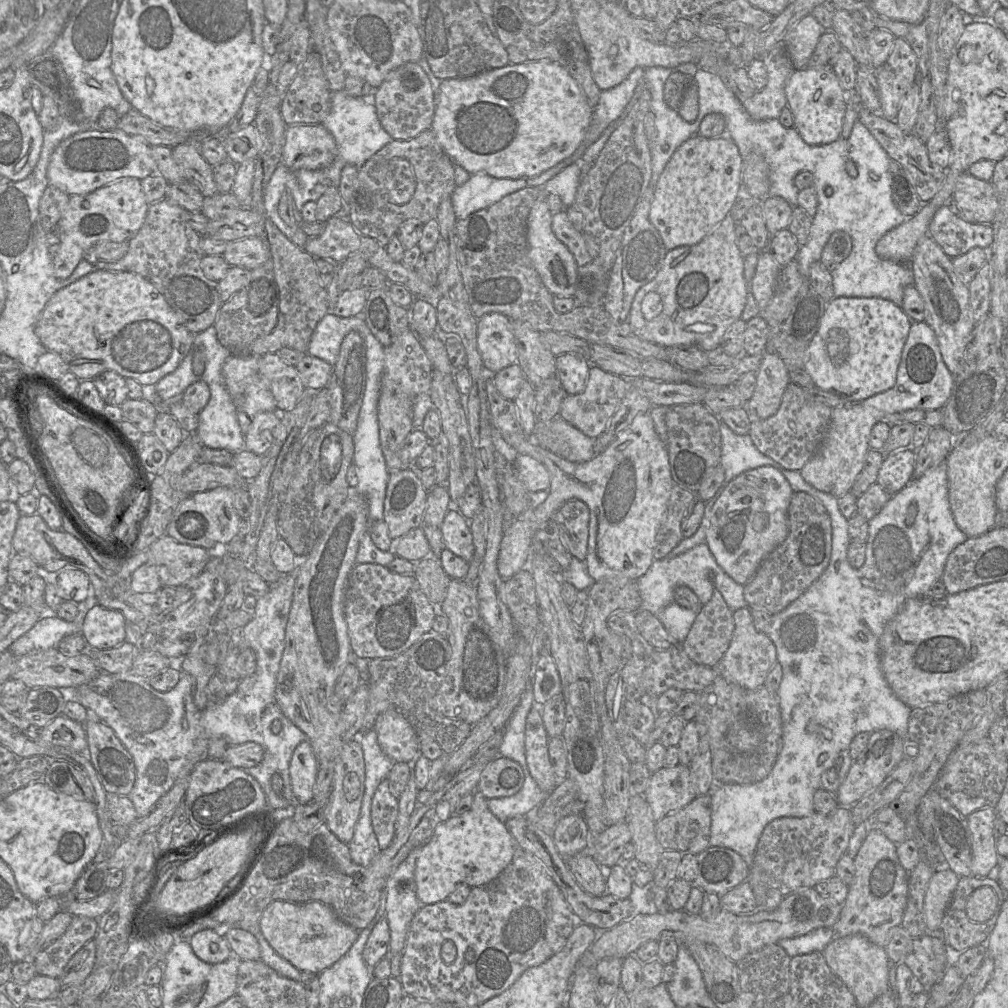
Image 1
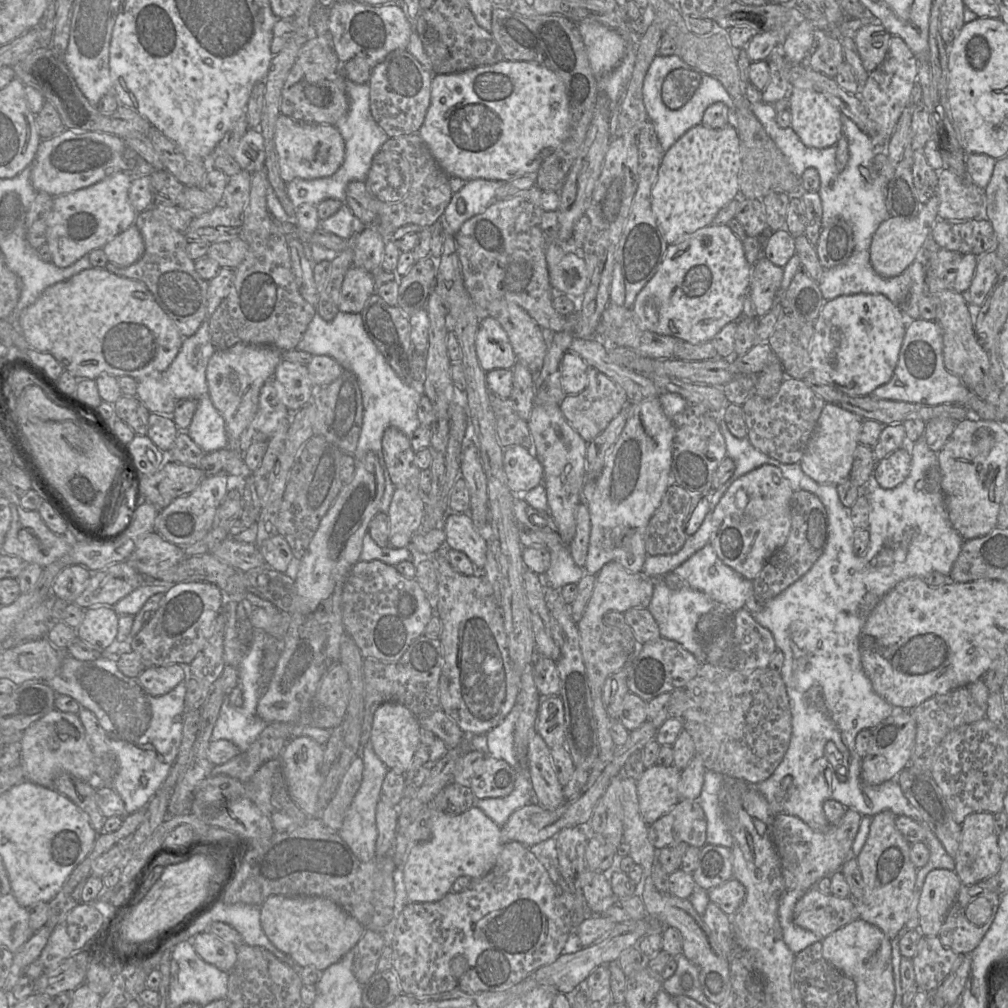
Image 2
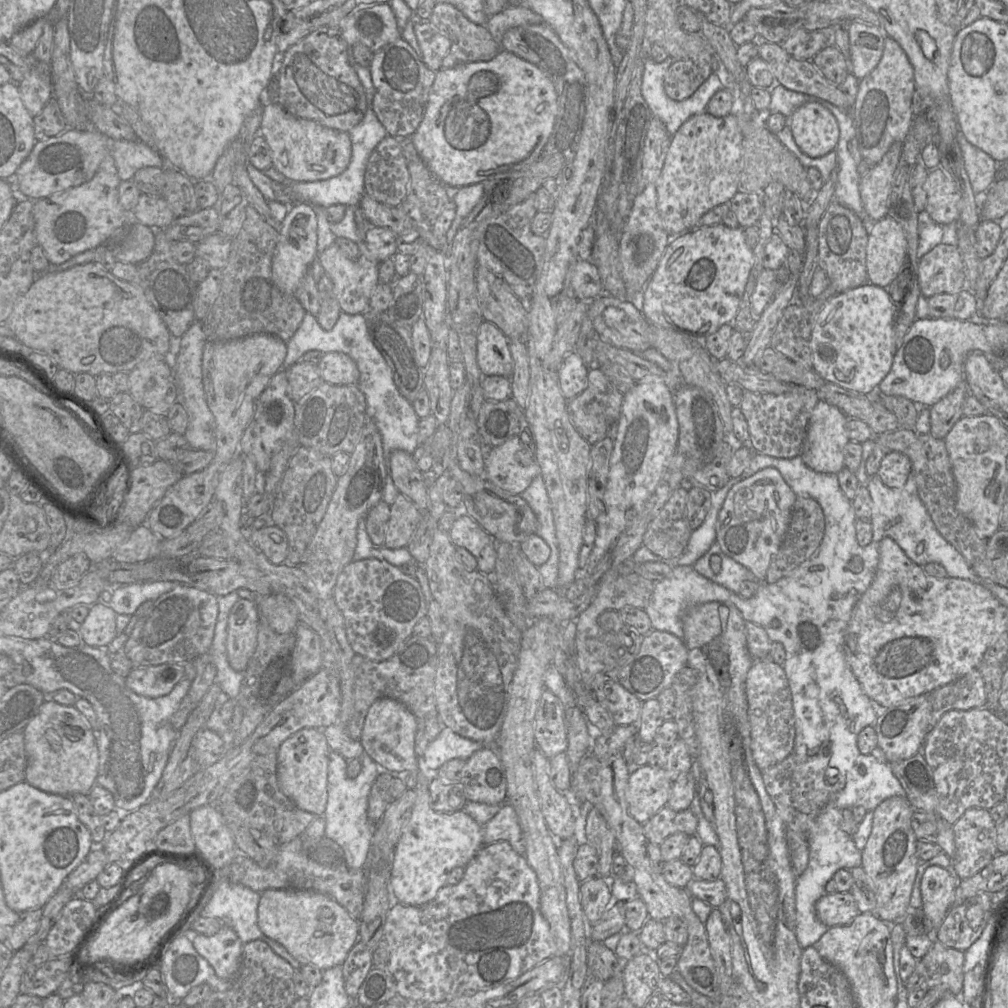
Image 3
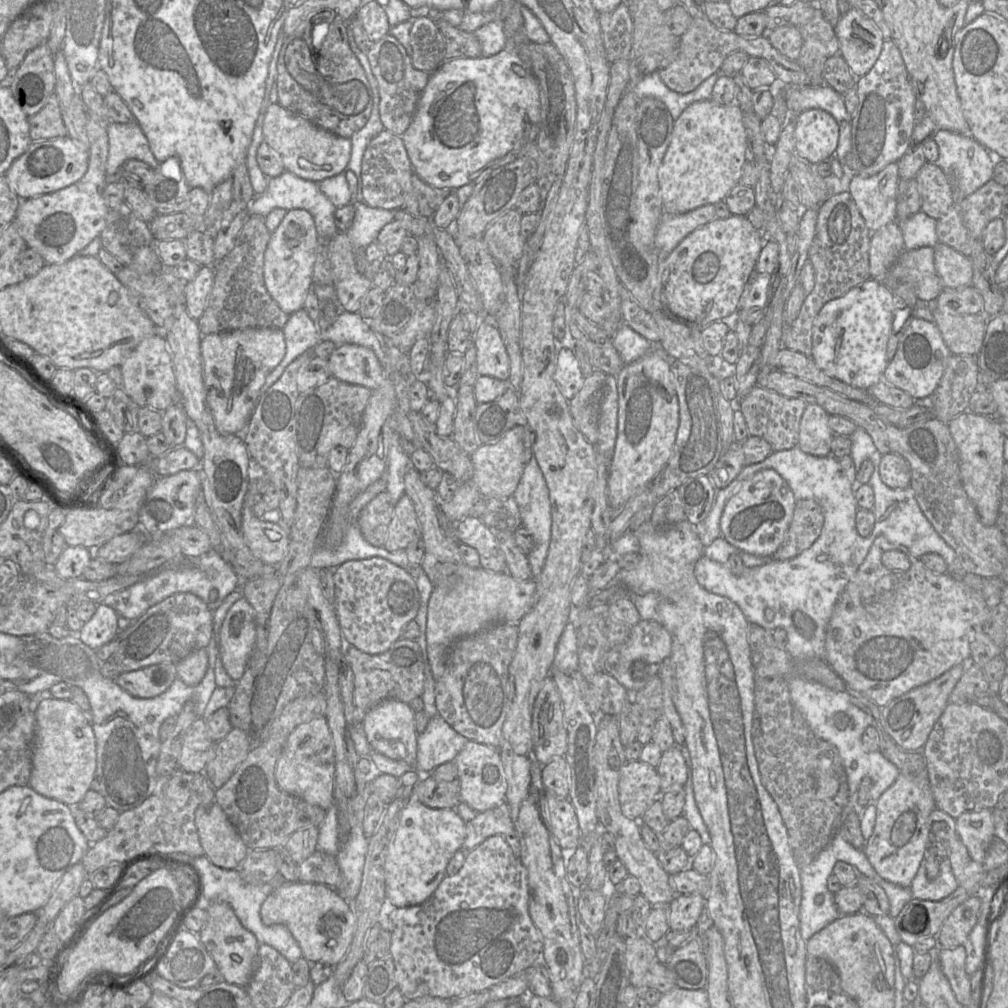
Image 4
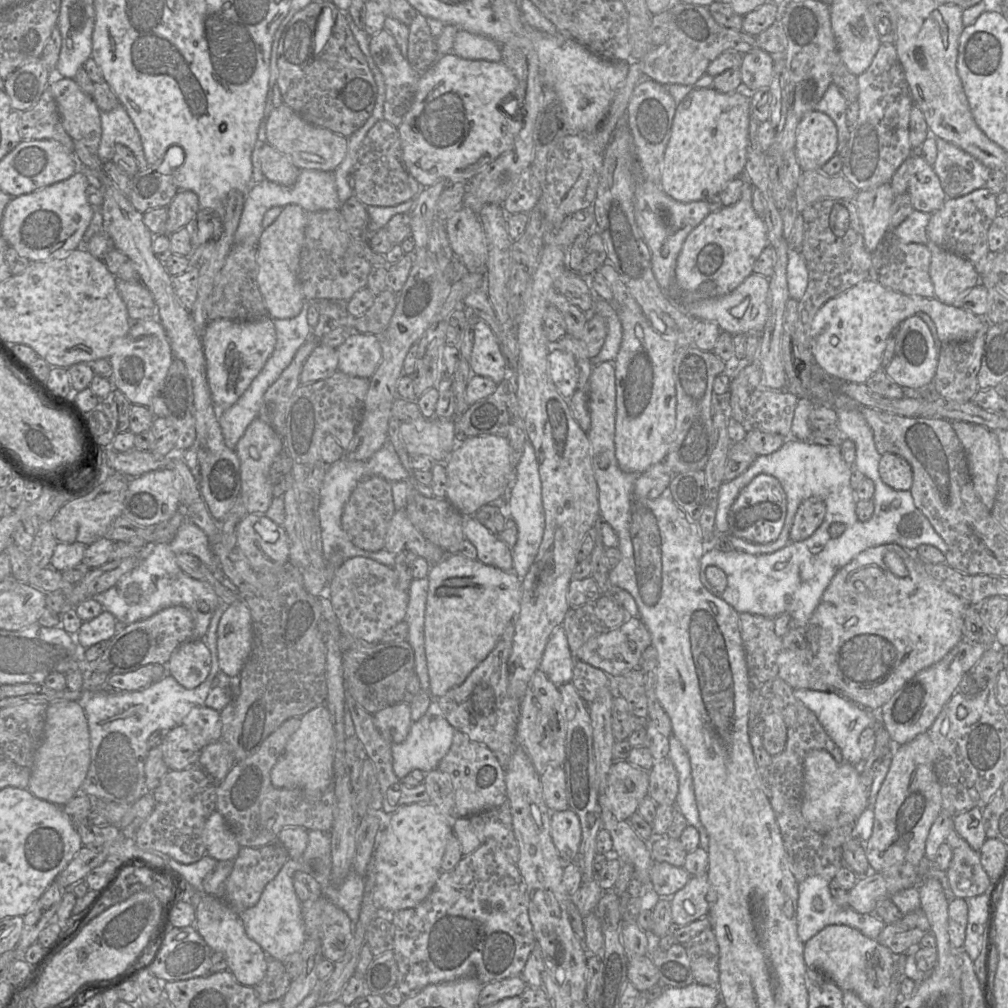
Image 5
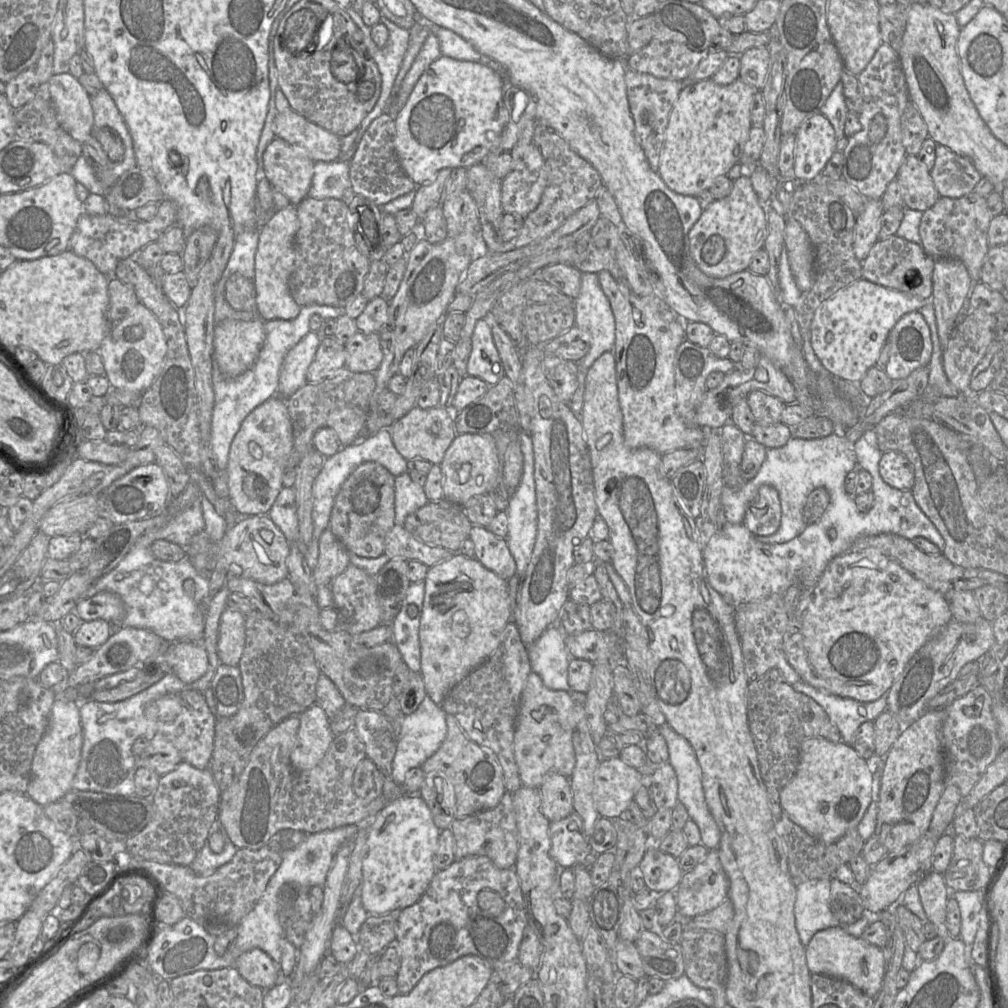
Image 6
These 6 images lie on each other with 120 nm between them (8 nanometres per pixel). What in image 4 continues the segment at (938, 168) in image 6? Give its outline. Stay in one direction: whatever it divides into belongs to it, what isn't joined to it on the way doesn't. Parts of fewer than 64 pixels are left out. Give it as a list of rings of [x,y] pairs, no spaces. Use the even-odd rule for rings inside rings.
[[[937,129],[932,139],[938,146],[938,159],[934,162],[949,179],[956,198],[966,198],[993,177],[996,158],[971,135]]]

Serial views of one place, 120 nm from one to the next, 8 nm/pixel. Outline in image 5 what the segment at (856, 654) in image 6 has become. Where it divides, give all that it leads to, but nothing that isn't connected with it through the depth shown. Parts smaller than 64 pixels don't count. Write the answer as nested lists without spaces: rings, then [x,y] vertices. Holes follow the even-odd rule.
[[[882,544],[864,550],[834,575],[828,587],[823,592],[818,606],[804,628],[804,637],[809,643],[809,647],[812,651],[812,667],[819,672],[824,682],[830,685],[831,690],[829,691],[836,691],[846,699],[866,709],[881,709],[881,707],[916,673],[940,661],[963,639],[962,627],[964,623],[964,614],[968,605],[928,575],[922,563],[923,562],[915,555],[915,553],[908,551],[898,544]],[[889,551],[897,553],[902,558],[908,570],[907,576],[898,577],[887,568],[883,559],[884,555]],[[856,581],[864,583],[866,586],[865,592],[859,593],[856,590]]]

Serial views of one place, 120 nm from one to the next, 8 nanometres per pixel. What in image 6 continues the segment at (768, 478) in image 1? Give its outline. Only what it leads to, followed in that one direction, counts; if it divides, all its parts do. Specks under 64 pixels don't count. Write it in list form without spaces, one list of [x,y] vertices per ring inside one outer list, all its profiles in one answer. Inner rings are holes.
[[[771,485],[760,486],[747,506],[742,523],[756,536],[770,536],[779,528],[780,520],[778,491]]]

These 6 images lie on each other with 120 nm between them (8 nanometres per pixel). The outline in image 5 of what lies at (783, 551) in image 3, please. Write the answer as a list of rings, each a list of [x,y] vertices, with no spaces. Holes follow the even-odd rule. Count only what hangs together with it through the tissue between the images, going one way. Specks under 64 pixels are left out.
[[[817,496],[804,500],[798,507],[789,533],[790,542],[809,538],[821,525],[826,513],[825,502]]]

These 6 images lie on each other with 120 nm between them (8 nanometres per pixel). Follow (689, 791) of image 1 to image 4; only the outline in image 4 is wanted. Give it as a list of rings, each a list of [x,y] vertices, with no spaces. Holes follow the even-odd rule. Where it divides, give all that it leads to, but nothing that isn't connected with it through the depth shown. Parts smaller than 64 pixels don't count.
[[[639,760],[627,761],[620,772],[618,792],[623,815],[639,820],[662,794],[656,768]]]

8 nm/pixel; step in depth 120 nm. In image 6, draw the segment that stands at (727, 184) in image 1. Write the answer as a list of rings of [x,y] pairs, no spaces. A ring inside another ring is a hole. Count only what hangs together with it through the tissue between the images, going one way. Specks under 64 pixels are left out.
[[[712,78],[703,79],[682,89],[670,113],[657,171],[672,191],[681,195],[697,196],[703,190],[708,190],[717,177],[727,175],[735,164],[740,163],[753,127],[751,112],[756,91],[759,90],[740,78],[729,85],[719,85]]]

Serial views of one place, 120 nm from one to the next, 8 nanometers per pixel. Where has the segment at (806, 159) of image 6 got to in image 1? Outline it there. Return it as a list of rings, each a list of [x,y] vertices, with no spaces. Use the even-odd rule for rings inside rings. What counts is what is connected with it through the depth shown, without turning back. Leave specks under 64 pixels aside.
[[[803,68],[790,75],[785,93],[787,106],[792,111],[794,126],[809,145],[830,144],[841,137],[848,103],[846,92],[832,69]]]

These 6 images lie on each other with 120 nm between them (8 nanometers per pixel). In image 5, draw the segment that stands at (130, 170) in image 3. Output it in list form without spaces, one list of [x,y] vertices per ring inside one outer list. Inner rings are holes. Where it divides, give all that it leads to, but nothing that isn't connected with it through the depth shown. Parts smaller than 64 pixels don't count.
[[[118,105],[109,112],[101,111],[102,137],[97,156],[102,164],[112,161],[116,144],[129,148],[138,162],[139,170],[145,170],[147,163],[139,132],[123,105]]]

